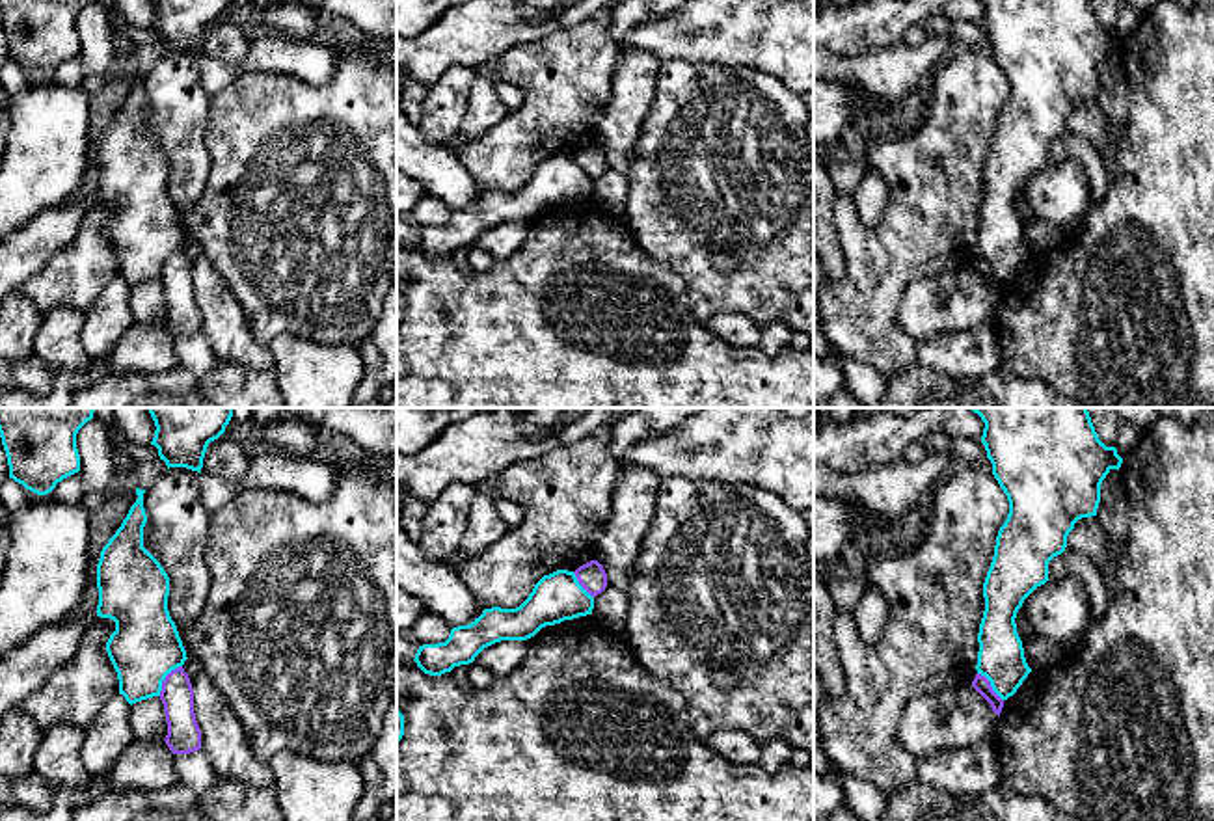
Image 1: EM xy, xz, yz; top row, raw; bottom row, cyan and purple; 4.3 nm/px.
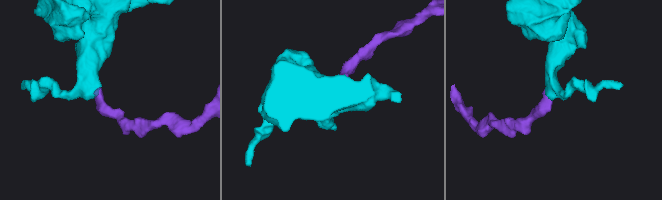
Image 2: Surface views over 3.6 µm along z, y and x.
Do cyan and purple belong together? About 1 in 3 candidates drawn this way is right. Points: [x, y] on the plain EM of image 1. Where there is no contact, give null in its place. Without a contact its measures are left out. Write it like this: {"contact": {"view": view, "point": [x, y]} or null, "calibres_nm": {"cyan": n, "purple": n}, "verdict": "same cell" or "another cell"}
{"contact": {"view": "xy", "point": [164, 261]}, "calibres_nm": {"cyan": 300, "purple": 140}, "verdict": "another cell"}

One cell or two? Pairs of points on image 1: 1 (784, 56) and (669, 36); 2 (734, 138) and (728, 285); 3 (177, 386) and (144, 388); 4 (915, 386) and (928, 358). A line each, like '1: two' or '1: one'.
1: one
2: one
3: one
4: two

